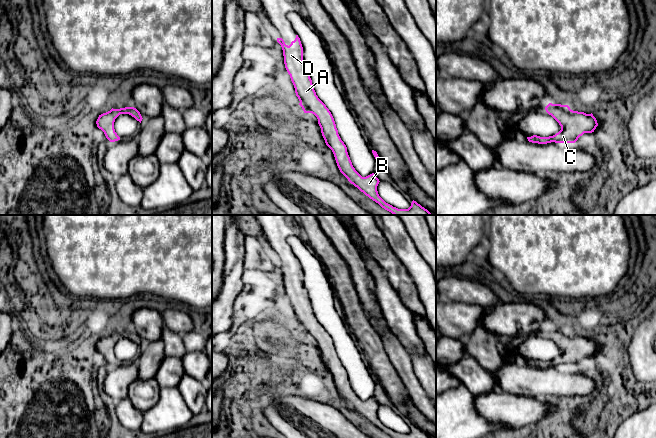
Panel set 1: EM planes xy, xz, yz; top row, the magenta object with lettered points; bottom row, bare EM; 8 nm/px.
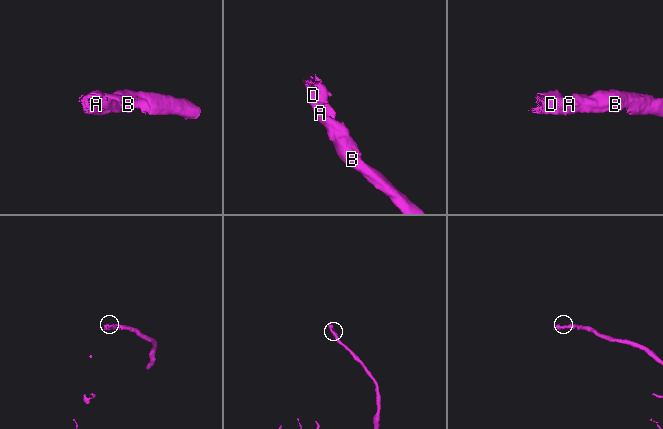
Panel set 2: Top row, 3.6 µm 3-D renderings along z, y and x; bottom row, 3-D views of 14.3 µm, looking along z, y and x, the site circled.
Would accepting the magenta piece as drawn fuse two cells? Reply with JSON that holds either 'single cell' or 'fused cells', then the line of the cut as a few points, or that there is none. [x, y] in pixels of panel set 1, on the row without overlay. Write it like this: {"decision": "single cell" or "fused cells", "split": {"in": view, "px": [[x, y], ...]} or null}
{"decision": "single cell", "split": null}

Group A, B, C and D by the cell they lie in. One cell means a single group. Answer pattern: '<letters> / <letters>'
A B C D

